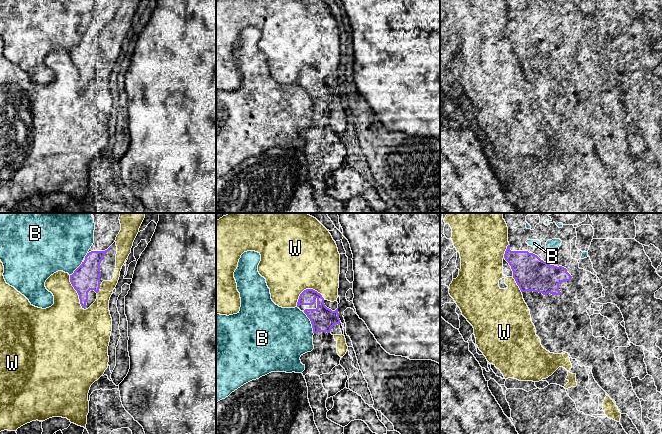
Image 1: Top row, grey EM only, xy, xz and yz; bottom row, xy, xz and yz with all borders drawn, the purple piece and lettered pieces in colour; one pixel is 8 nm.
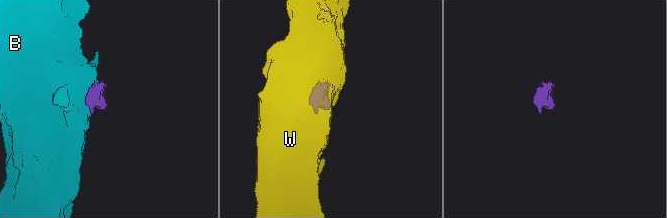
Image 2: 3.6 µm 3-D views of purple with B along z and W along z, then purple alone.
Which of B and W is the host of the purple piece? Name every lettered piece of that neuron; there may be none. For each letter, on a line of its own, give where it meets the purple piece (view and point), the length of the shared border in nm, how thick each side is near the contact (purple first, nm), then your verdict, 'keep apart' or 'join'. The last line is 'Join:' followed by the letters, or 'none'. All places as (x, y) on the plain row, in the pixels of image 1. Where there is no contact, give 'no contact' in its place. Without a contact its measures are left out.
B: xz (311, 99) | 190 nm | 190/440 nm | keep apart
W: xz (306, 65) | 240 nm | 160/500 nm | keep apart
Join: none

